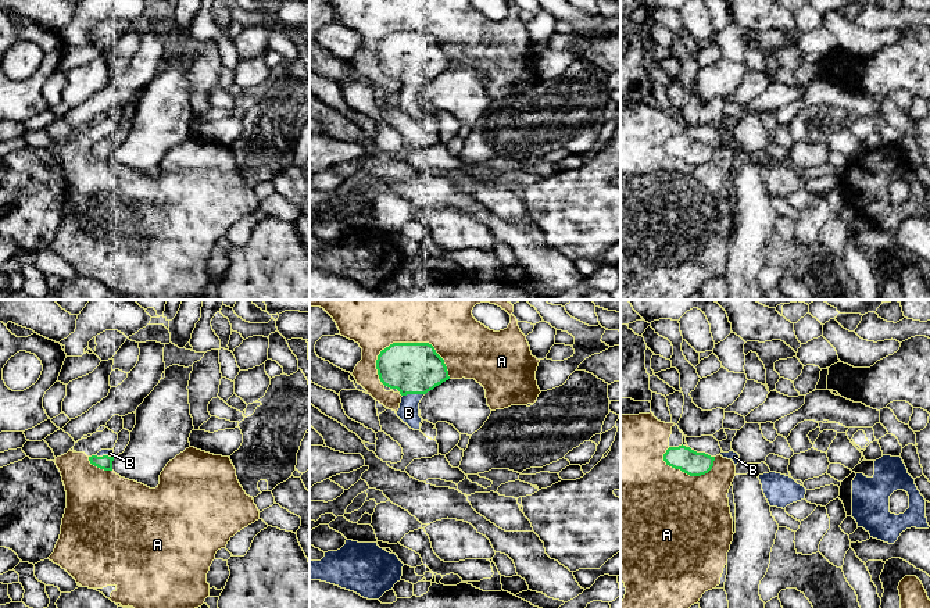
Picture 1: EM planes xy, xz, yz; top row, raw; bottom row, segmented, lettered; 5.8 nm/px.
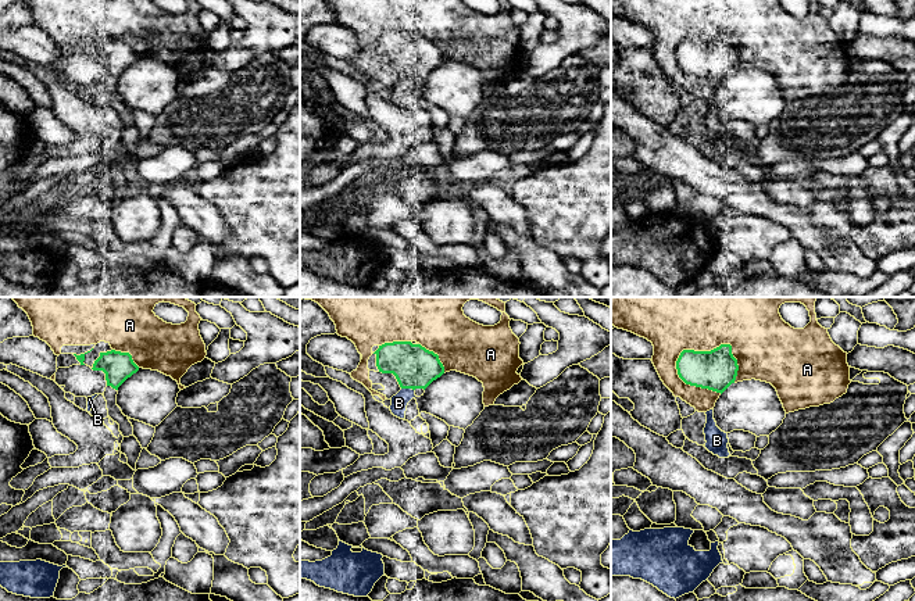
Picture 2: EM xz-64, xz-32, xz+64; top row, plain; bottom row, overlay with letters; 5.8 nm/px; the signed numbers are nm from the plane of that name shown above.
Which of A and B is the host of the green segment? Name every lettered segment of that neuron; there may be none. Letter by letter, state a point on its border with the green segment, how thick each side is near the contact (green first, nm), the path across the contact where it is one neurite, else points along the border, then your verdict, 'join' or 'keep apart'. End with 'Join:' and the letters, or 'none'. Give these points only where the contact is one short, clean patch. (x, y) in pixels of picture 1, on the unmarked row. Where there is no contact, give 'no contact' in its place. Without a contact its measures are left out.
A: xz (418, 32) | 300/300 nm | keep apart
B: xz (412, 82) | 300/120 nm | join
Join: B

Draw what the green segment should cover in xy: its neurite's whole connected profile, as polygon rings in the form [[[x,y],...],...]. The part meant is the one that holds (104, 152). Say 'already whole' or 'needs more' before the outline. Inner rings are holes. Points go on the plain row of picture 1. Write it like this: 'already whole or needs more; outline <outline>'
needs more; outline [[[101,139],[96,144],[89,146],[89,150],[100,158],[112,160],[112,150],[115,146],[114,139]]]

